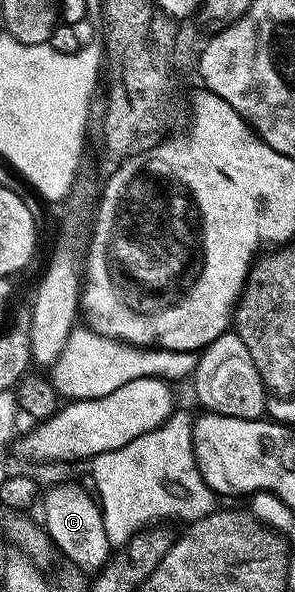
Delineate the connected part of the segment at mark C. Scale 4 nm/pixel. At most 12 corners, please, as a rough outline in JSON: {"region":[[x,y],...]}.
{"region":[[79,486],[46,487],[41,526],[79,570],[113,553],[98,501]]}

